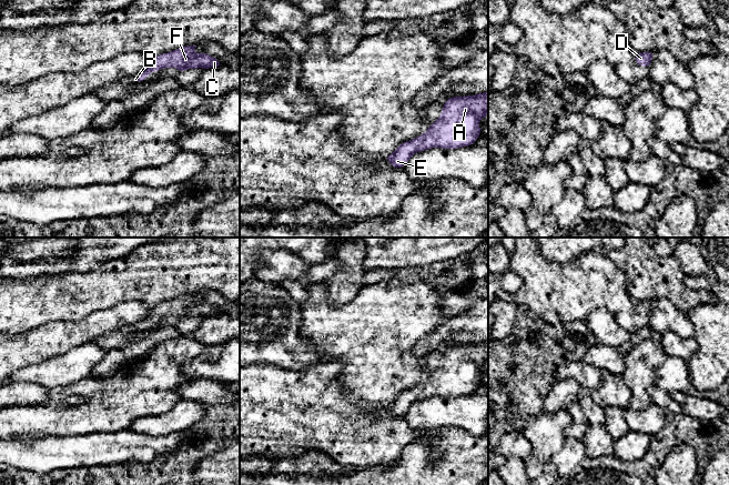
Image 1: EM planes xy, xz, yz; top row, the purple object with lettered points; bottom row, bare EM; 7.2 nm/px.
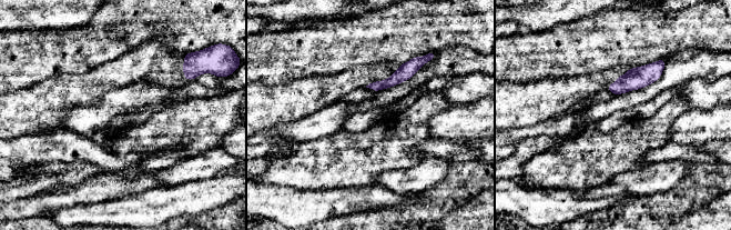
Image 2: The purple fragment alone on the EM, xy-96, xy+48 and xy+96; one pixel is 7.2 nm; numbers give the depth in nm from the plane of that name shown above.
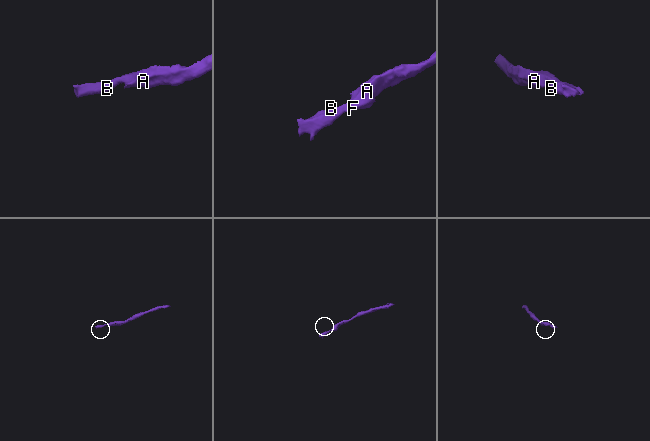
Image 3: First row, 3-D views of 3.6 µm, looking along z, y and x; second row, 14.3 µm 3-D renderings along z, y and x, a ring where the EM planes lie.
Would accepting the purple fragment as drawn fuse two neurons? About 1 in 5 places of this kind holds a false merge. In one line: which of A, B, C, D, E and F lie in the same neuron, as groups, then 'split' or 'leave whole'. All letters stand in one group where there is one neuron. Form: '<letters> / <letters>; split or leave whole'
A B C D E F; leave whole

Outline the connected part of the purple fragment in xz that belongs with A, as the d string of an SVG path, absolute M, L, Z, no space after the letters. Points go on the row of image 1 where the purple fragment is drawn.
M488 91L476 95L453 97L445 101L441 117L431 124L428 130L413 140L399 144L395 152L385 155L393 168L404 168L413 154L434 146L441 149L457 149L469 146L480 135L478 122L488 114Z

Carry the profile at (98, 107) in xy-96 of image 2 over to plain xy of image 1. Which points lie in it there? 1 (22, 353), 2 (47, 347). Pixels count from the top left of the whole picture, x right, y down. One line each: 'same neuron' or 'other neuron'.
1: other neuron
2: other neuron

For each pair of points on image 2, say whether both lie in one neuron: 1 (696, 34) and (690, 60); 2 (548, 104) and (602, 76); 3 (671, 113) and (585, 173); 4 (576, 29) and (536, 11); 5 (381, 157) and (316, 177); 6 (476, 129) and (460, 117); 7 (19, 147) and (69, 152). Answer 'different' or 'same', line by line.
1: different
2: same
3: same
4: different
5: same
6: same
7: same

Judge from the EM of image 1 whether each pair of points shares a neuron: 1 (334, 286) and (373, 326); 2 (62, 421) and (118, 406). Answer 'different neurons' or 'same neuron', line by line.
1: different neurons
2: same neuron

